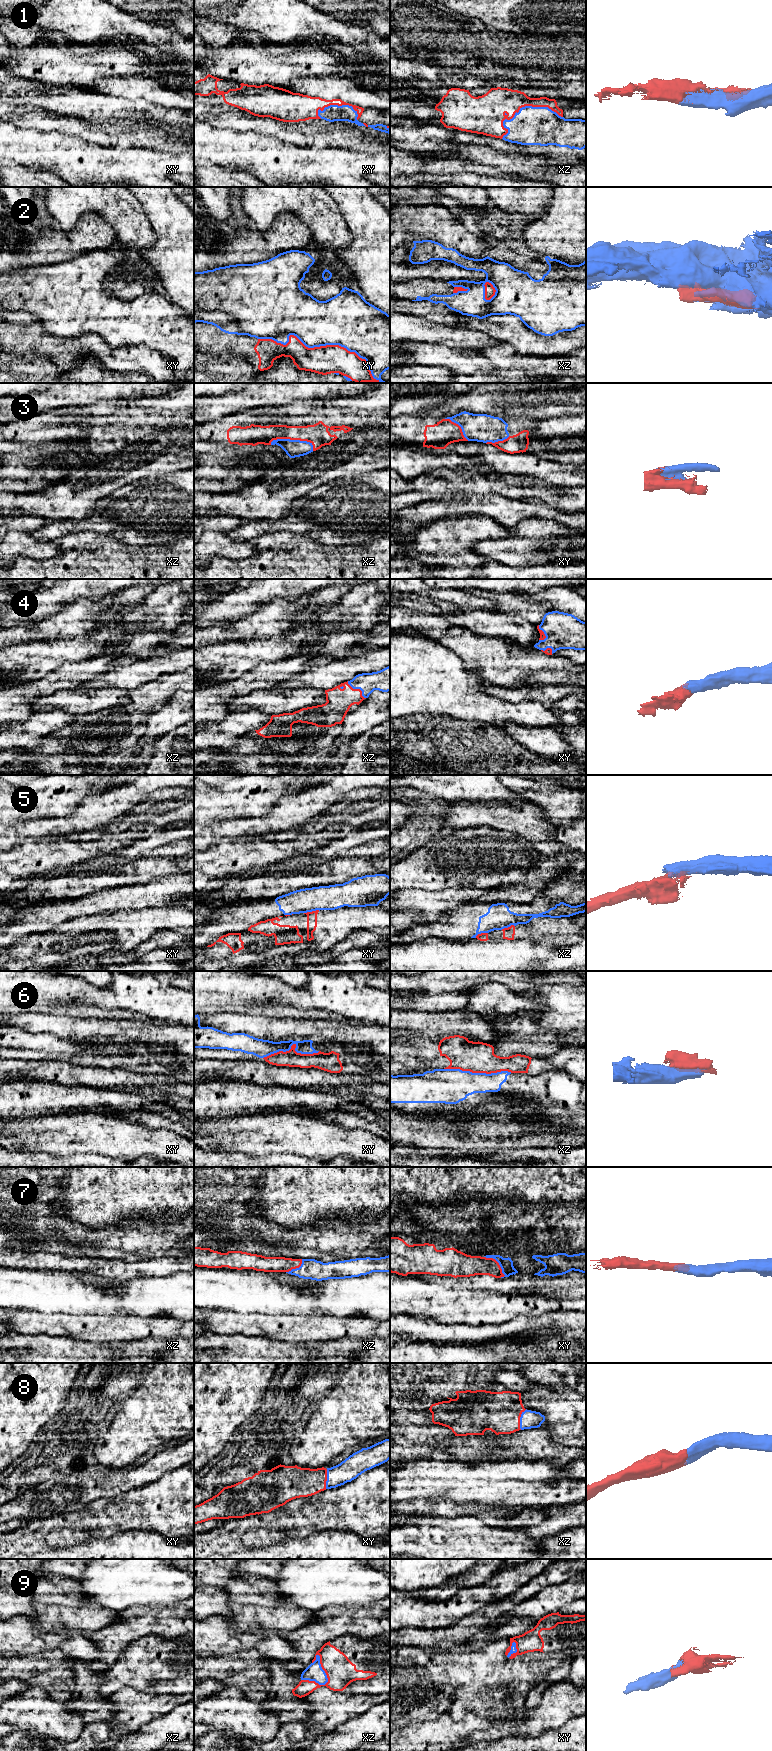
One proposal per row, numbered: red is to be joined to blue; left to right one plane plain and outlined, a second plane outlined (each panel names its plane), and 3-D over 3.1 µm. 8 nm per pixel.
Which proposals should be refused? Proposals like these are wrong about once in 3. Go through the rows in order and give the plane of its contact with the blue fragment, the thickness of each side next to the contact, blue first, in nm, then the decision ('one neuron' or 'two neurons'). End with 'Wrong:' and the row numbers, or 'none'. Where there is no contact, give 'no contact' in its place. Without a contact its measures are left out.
1: meets blue in xz; 300 nm thick on the blue side, 240 nm on the other; one neuron
2: meets blue in xy; 380 nm thick on the blue side, 220 nm on the other; two neurons
3: meets blue in xz; 140 nm thick on the blue side, 170 nm on the other; one neuron
4: meets blue in xz; 180 nm thick on the blue side, 200 nm on the other; one neuron
5: meets blue in xy; 200 nm thick on the blue side, 80 nm on the other; two neurons
6: meets blue in xz; 280 nm thick on the blue side, 260 nm on the other; two neurons
7: meets blue in xy; 110 nm thick on the blue side, 170 nm on the other; one neuron
8: meets blue in xz; 150 nm thick on the blue side, 320 nm on the other; one neuron
9: meets blue in xz; 140 nm thick on the blue side, 240 nm on the other; one neuron
Wrong: 2, 5, 6

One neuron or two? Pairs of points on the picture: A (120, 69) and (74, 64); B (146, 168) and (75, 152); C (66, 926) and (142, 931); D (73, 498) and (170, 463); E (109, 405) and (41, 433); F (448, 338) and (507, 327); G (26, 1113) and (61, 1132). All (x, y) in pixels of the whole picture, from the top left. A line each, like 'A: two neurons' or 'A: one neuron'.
A: one neuron
B: one neuron
C: one neuron
D: one neuron
E: one neuron
F: two neurons
G: two neurons

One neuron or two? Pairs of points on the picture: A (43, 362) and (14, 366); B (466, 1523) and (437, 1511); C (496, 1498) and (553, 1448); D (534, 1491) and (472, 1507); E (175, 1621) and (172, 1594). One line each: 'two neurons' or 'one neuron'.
A: one neuron
B: two neurons
C: two neurons
D: two neurons
E: two neurons

